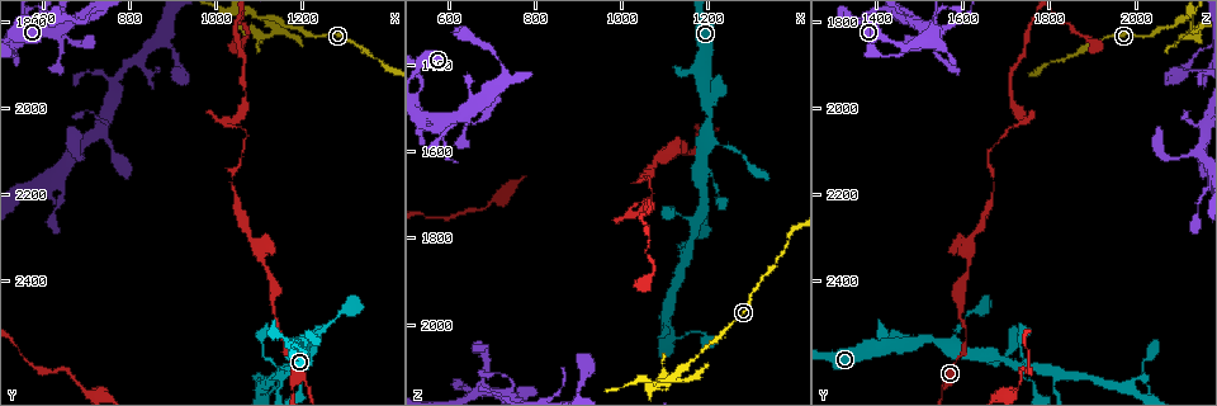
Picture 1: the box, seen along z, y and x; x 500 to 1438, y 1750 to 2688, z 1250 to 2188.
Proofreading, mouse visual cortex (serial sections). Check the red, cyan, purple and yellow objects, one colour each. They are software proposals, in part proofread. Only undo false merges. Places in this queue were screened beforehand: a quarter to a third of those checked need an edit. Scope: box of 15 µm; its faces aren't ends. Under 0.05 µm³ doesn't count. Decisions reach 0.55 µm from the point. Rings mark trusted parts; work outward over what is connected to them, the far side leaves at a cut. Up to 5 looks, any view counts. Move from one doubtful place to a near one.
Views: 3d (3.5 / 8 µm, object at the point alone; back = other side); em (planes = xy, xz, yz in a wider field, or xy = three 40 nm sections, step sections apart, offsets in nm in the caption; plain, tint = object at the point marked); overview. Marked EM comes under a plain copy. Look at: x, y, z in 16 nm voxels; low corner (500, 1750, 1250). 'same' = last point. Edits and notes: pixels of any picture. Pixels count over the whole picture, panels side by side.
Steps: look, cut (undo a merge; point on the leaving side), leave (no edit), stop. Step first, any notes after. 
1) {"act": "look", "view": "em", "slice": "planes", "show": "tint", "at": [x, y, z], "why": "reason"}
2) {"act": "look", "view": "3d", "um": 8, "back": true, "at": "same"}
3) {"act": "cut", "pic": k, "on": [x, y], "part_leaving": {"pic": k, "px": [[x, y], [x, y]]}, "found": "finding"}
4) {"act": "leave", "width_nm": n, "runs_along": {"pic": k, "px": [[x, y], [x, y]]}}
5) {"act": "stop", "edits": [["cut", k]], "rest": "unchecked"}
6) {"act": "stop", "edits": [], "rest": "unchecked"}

{"act": "look", "view": "3d", "um": 3.5, "back": true, "at": [1195, 2570, 1650], "why": "two arms at a narrow angle"}

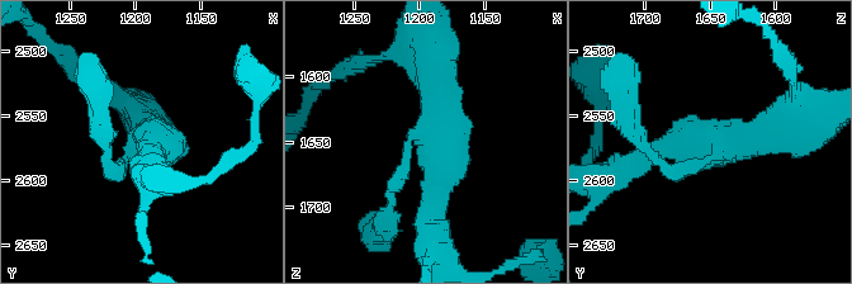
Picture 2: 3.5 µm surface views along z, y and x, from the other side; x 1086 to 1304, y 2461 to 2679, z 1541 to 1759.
{"act": "look", "view": "em", "slice": "xy", "step": 5, "show": "tint", "at": [1198, 2576, 1644], "arms": 3, "arm_widths_nm": [200, 300, 500], "why": "need the tissue"}

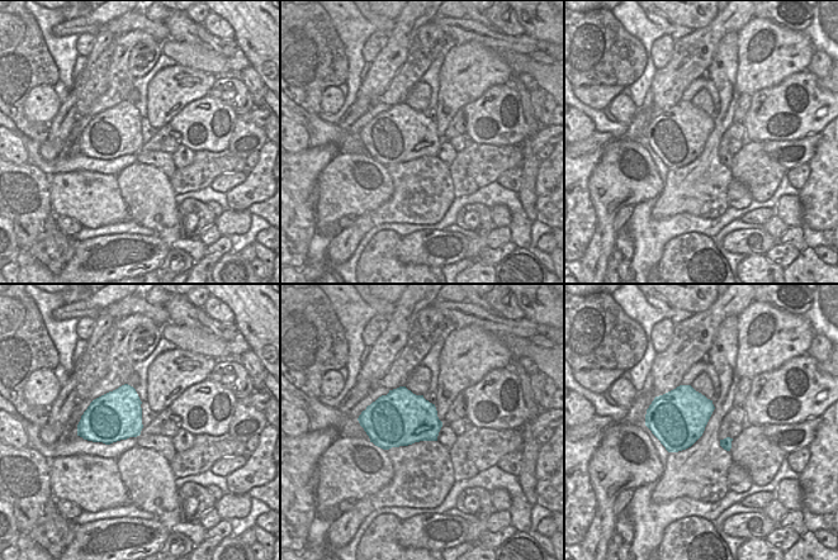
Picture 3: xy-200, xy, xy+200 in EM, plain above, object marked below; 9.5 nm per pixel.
{"act": "leave", "runs_along": {"pic": 2, "px": [[799, 127], [682, 142], [637, 161]]}, "found": "all the same cell"}

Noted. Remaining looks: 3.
{"act": "look", "view": "3d", "um": 3.5, "at": [1025, 2040, 1735]}

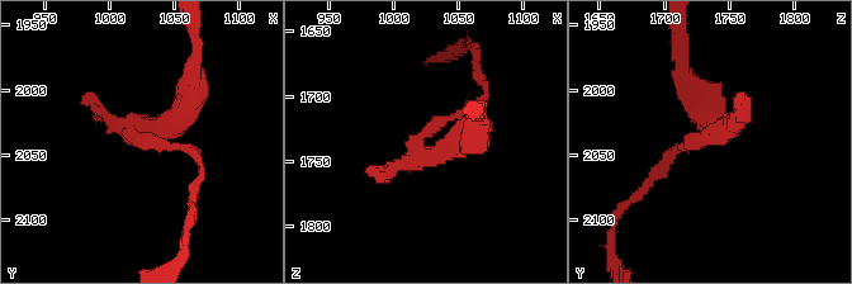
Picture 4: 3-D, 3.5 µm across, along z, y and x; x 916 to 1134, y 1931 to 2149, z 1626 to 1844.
{"act": "look", "view": "em", "slice": "xy", "step": 2, "show": "tint", "at": [1022, 2034, 1742], "why": "now the EM"}

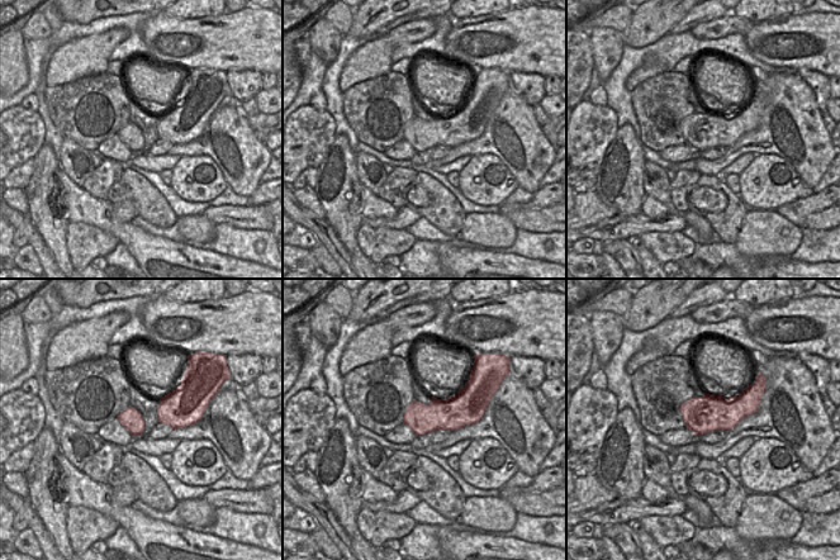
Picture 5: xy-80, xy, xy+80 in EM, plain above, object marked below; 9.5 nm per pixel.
{"act": "leave", "runs_along": {"pic": 4, "px": [[672, 156], [720, 133], [699, 90]]}, "found": "all the same cell"}

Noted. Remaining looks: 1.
{"act": "stop", "edits": [], "rest": "unchecked"}

